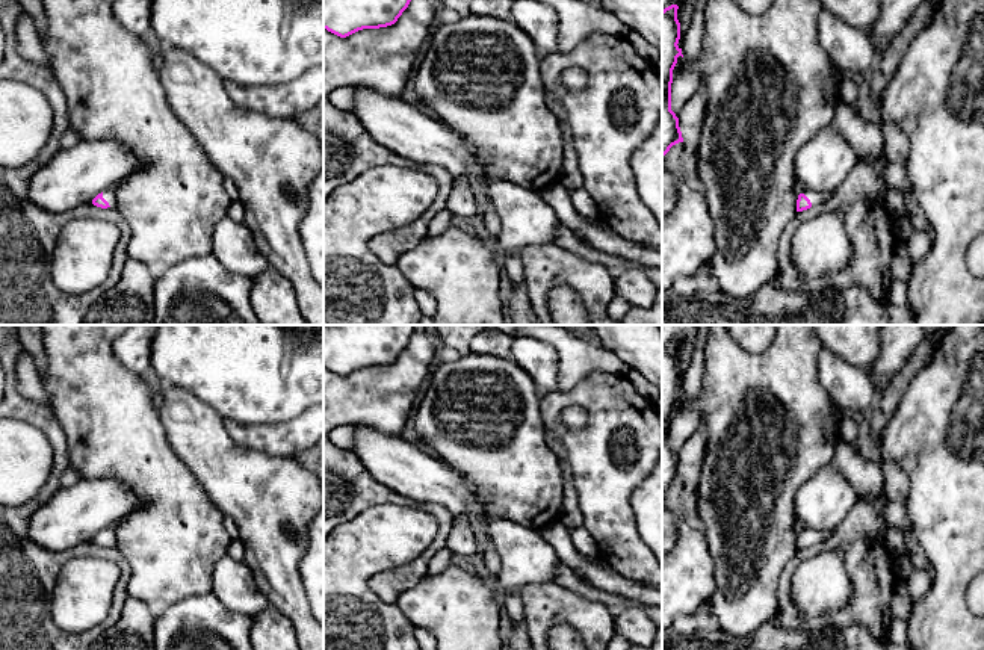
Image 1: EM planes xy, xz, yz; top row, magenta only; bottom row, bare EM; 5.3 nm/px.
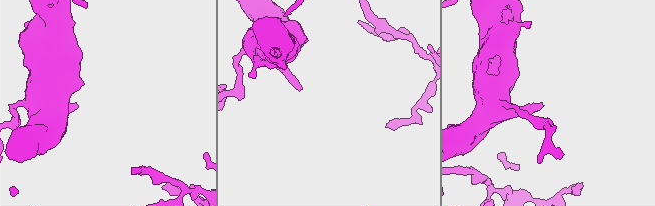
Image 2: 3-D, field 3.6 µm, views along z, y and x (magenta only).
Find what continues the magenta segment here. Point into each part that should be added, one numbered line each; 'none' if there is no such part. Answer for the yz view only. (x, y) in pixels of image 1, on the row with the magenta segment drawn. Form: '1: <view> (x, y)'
1: yz (816, 198)

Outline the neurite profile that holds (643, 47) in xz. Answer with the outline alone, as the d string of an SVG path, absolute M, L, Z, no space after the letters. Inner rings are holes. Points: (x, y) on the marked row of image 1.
M630 30L626 36L635 51L642 56L644 59L654 63L656 60L662 59L662 51L650 44L642 35L638 32Z

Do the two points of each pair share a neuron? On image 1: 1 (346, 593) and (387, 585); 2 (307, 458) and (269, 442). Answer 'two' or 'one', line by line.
1: two
2: two

